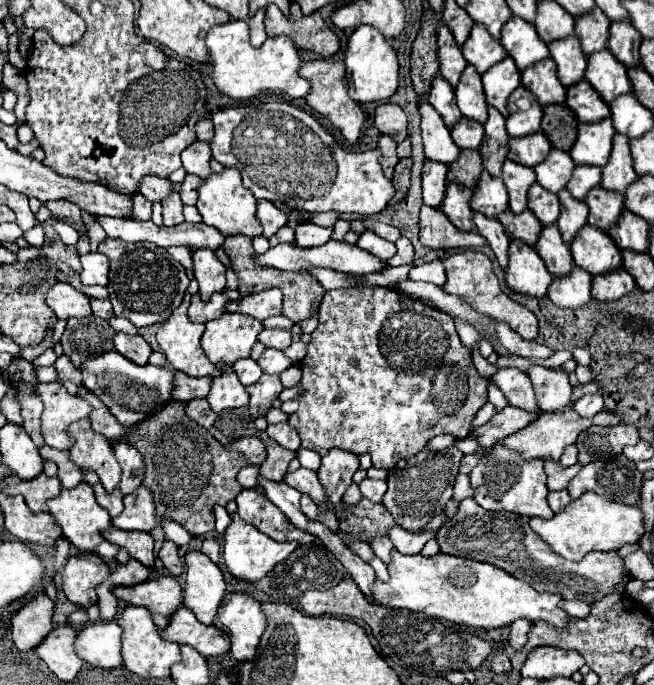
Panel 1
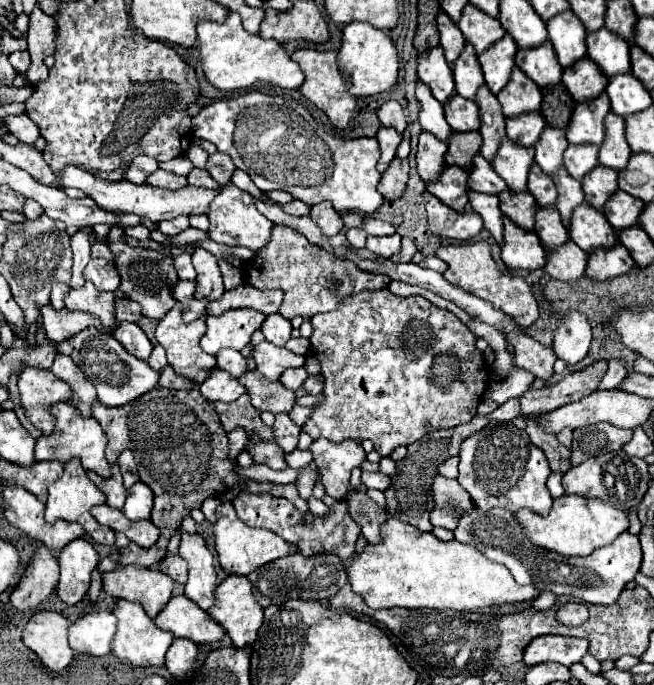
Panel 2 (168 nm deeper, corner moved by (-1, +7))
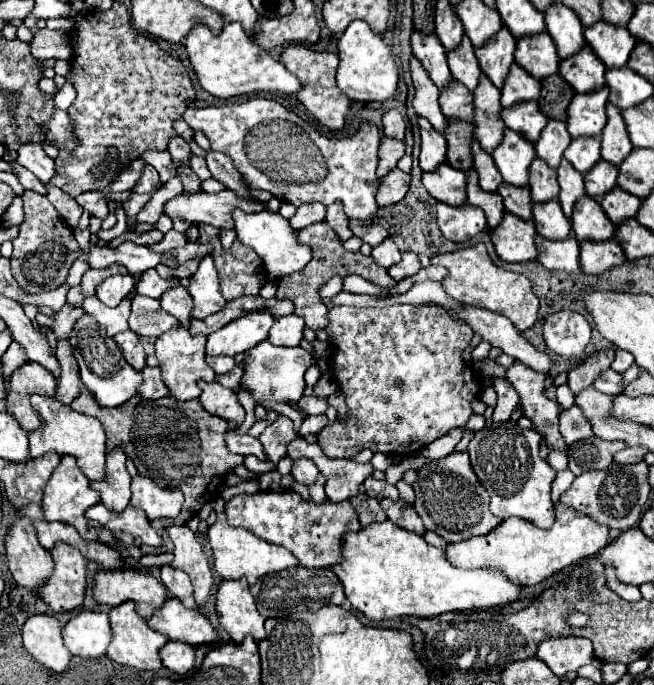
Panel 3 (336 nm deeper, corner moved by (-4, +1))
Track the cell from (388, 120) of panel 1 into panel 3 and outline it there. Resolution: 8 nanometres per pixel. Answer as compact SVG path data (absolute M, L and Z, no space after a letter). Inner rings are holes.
M390 109L384 113L384 119L382 119L382 125L384 125L384 135L386 137L392 137L392 139L404 139L404 131L406 131L406 123L404 123L404 117L396 111L396 109Z

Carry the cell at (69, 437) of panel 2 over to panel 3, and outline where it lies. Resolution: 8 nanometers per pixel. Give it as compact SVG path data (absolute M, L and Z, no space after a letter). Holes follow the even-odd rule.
M32 395L32 409L38 413L42 421L42 429L30 431L30 457L40 457L46 451L54 449L60 455L72 455L78 461L78 467L90 481L100 481L104 477L104 463L106 463L106 437L102 423L94 417L86 417L82 413L72 411L64 403L58 403L54 397Z

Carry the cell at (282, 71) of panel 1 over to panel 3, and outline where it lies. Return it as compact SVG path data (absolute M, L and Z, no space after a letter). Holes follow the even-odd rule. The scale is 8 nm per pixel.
M226 23L220 35L212 35L206 25L194 25L190 29L190 35L186 35L184 39L184 47L202 89L214 97L228 99L258 91L298 93L300 89L300 81L282 63L278 63L278 59L272 59L268 51L254 45L240 27L240 23Z

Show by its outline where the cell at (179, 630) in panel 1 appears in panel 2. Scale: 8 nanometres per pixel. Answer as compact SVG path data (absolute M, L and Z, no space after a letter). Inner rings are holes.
M185 595L171 597L165 609L155 617L155 625L163 631L171 631L175 637L191 639L197 645L217 643L225 635L223 627Z

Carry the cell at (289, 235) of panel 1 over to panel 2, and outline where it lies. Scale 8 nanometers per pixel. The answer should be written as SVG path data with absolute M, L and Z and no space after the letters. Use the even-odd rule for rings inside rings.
M275 225L273 235L265 245L265 249L255 251L255 257L251 261L245 261L245 281L257 289L283 289L285 299L279 313L285 319L293 319L293 317L311 319L317 313L327 313L335 309L339 301L343 301L343 297L359 293L363 289L387 287L391 279L385 275L361 271L351 261L333 257L321 247L309 243L307 237L301 235L297 229ZM333 281L339 283L337 289L329 289Z

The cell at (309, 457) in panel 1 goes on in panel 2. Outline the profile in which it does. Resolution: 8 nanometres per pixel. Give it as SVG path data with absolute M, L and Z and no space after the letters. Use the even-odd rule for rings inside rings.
M295 449L293 453L287 455L287 463L289 463L291 467L295 467L295 469L305 467L305 465L311 463L311 461L313 461L313 457L311 457L309 451L299 451L299 449Z

